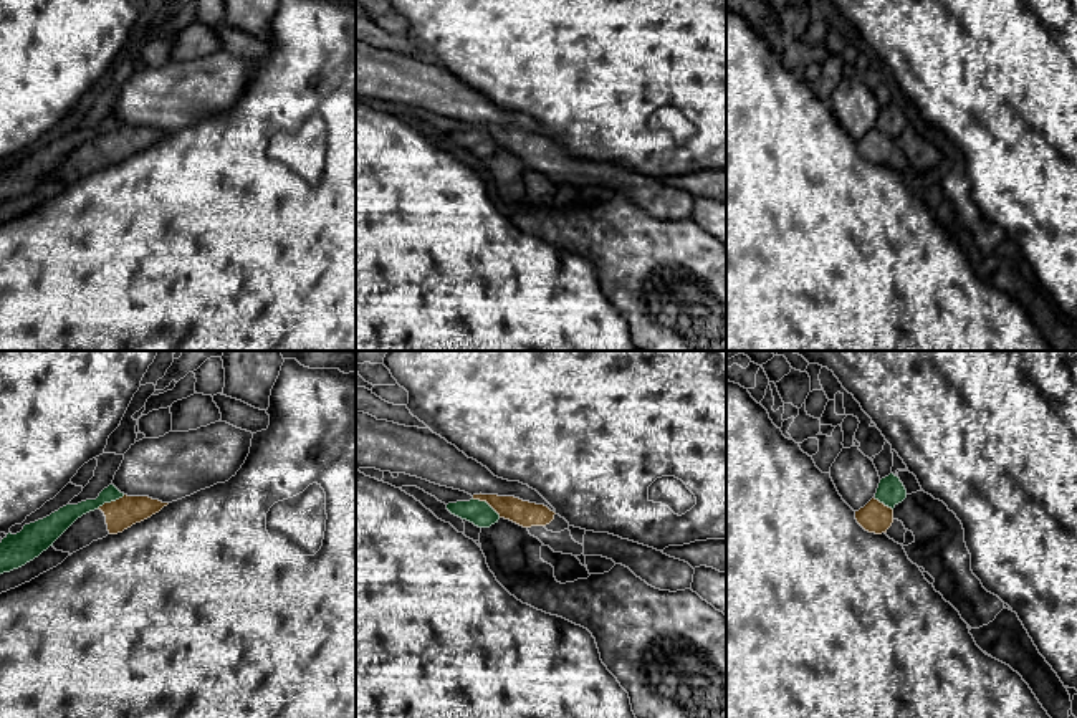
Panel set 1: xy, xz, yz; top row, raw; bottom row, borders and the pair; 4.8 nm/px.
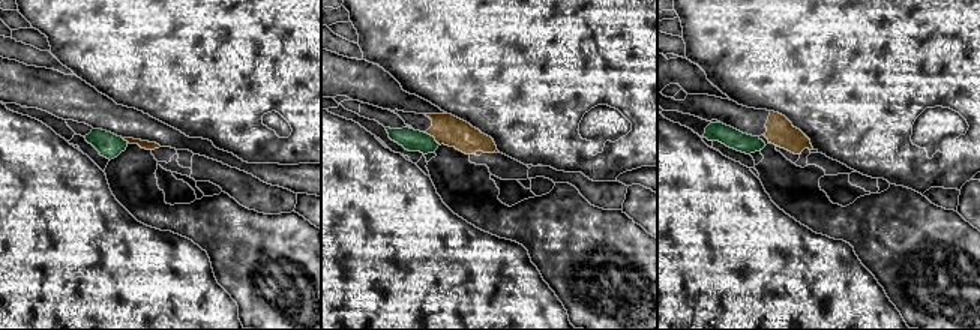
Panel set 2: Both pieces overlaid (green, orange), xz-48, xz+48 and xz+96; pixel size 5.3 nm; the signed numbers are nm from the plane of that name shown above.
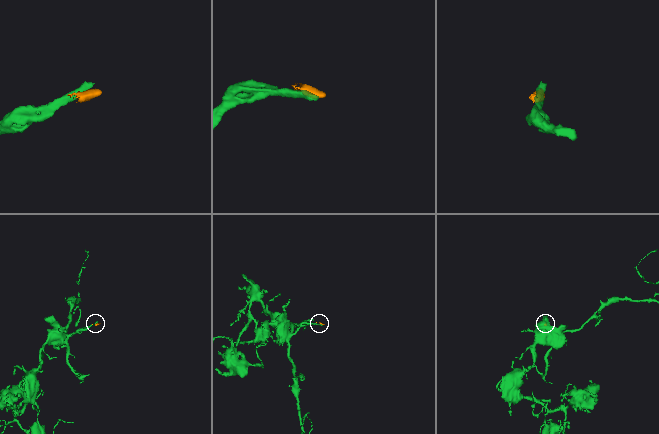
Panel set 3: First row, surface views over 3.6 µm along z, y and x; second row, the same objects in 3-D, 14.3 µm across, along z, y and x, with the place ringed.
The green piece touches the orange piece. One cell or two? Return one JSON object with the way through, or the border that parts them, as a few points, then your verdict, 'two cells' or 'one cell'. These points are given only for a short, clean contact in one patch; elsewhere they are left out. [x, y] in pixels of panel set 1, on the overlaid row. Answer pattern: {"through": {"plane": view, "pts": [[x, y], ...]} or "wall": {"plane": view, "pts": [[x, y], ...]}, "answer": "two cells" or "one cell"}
{"wall": {"plane": "xz", "pts": [[472, 498], [483, 500], [500, 516]]}, "answer": "two cells"}

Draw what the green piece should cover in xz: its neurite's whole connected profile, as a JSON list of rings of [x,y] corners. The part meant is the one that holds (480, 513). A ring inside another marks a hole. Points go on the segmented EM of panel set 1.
[[[473,498],[470,501],[448,503],[447,510],[478,528],[490,528],[500,519],[500,515],[486,501]]]

